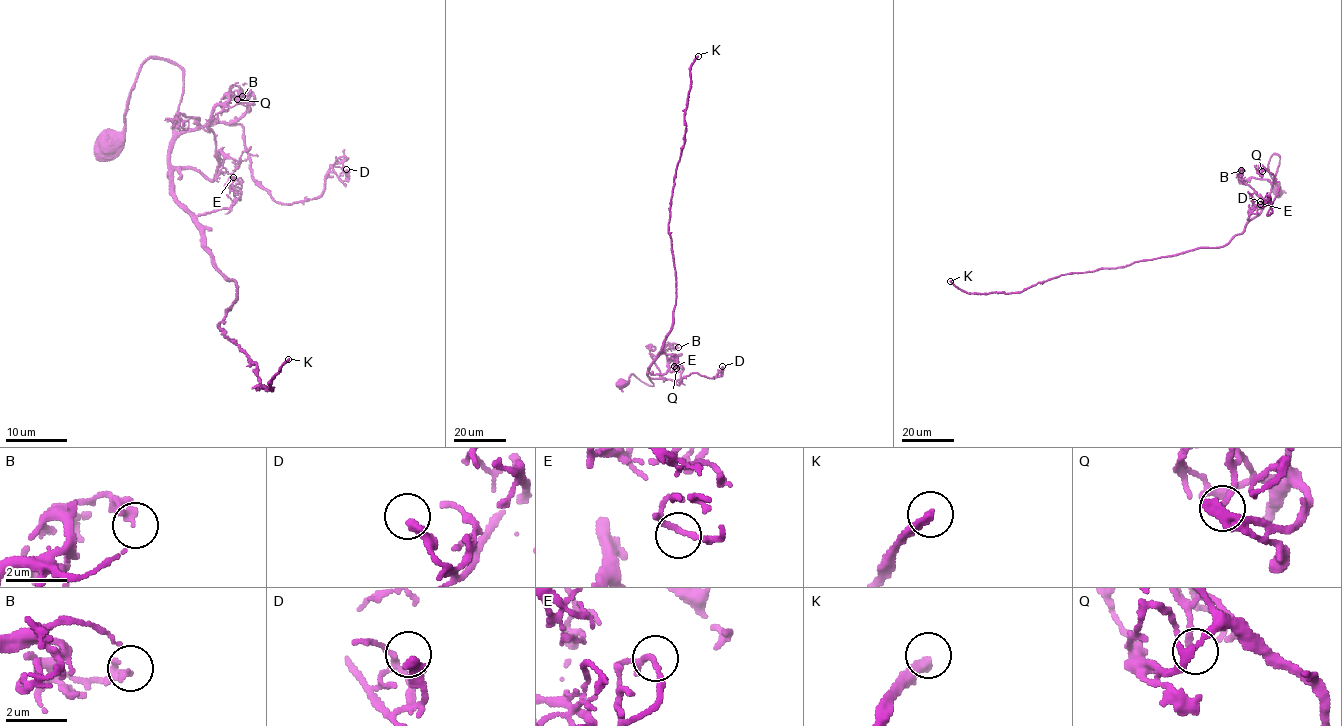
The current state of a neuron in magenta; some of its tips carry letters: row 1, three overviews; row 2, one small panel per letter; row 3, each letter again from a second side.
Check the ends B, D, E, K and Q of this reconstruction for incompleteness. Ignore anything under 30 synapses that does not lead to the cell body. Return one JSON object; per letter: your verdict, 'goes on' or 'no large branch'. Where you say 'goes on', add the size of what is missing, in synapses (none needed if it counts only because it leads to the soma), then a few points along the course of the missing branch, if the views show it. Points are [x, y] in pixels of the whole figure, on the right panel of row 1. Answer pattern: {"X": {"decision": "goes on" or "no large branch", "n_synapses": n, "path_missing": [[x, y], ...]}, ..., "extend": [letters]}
{"B": {"decision": "no large branch"}, "D": {"decision": "no large branch"}, "E": {"decision": "no large branch"}, "K": {"decision": "goes on", "n_synapses": 350, "path_missing": [[950, 281], [933, 253], [931, 220], [949, 212], [936, 202], [943, 186], [981, 150], [993, 90], [982, 34]]}, "Q": {"decision": "no large branch"}, "extend": ["K"]}

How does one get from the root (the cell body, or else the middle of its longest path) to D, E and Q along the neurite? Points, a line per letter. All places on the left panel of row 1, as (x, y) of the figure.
D: (111, 146), (138, 68), (162, 58), (182, 70), (174, 129), (237, 123), (276, 201), (318, 197), (346, 169)
E: (111, 146), (138, 68), (162, 58), (183, 81), (171, 192), (196, 215), (214, 212), (239, 198), (233, 177)
Q: (111, 146), (151, 58), (182, 70), (175, 130), (236, 121), (247, 109), (240, 89), (237, 99)

